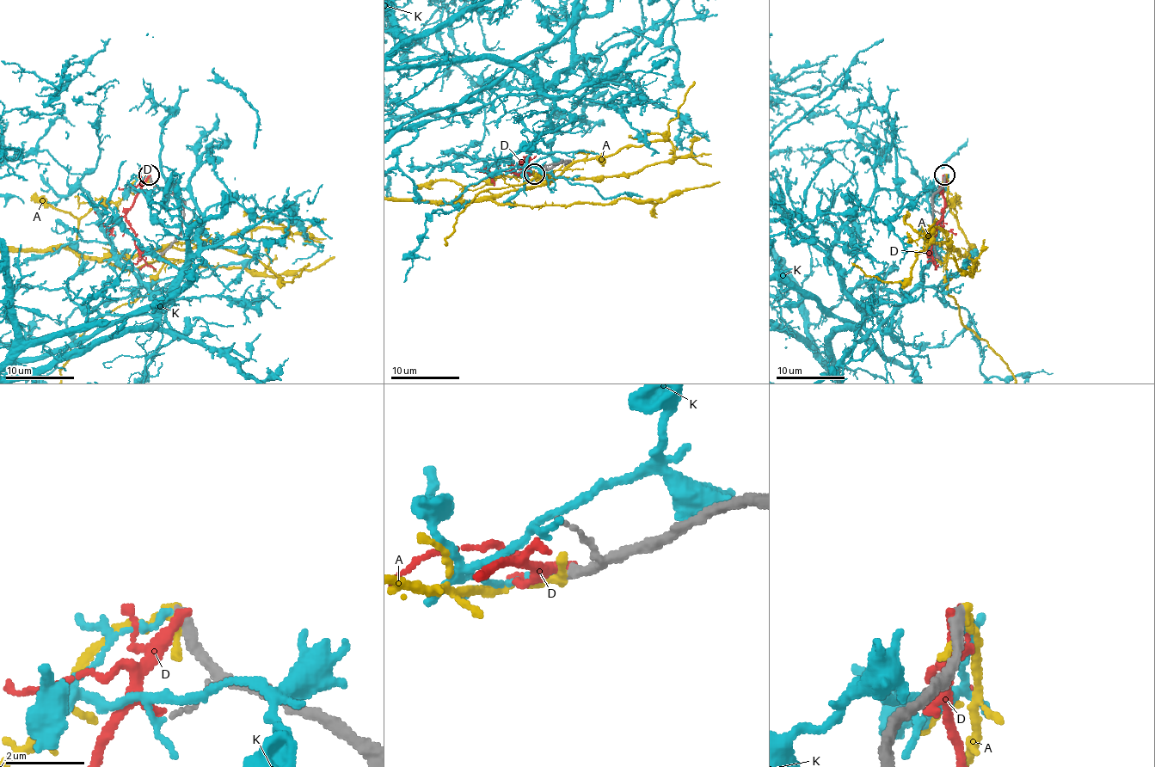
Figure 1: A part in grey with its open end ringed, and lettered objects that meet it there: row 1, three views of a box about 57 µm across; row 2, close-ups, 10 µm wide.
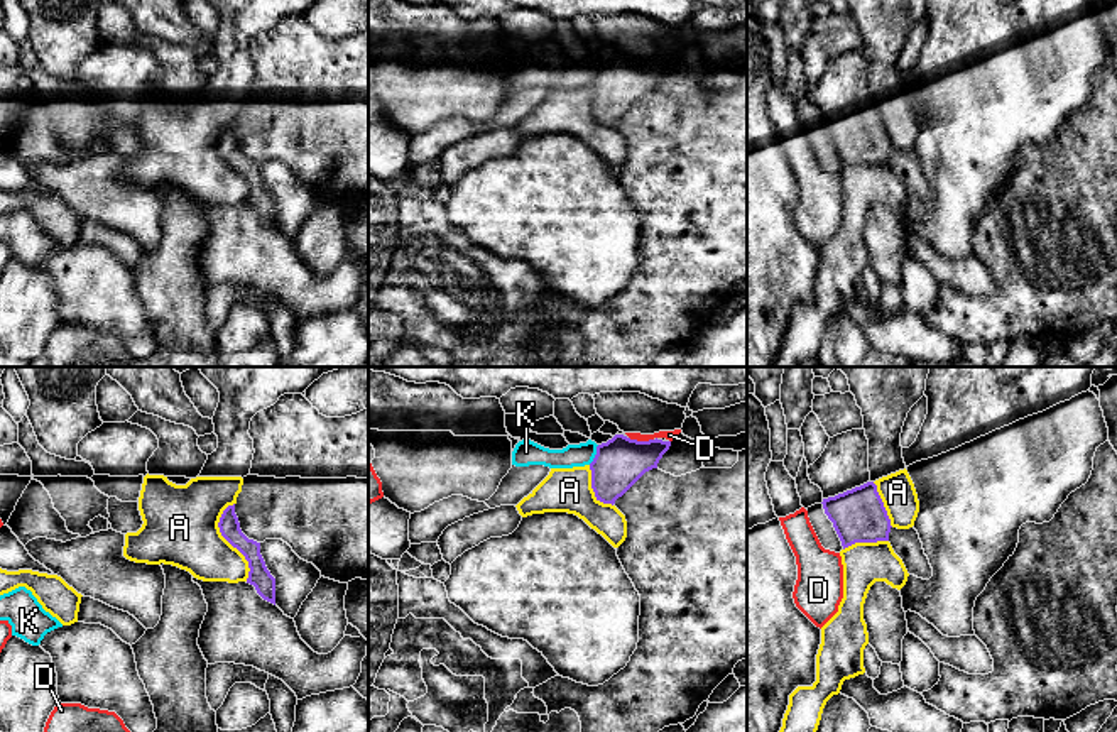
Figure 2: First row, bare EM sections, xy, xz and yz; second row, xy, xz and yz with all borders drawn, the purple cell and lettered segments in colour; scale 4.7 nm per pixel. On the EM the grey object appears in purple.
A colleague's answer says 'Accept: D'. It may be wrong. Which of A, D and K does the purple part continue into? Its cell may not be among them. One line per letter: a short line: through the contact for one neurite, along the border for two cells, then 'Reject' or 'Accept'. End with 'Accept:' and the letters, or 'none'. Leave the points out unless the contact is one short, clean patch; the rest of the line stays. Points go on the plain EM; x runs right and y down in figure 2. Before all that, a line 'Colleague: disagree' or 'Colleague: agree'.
Colleague: disagree
A: Reject
D: Reject
K: Line: xz (599, 66), (588, 85). Reject
Accept: none

